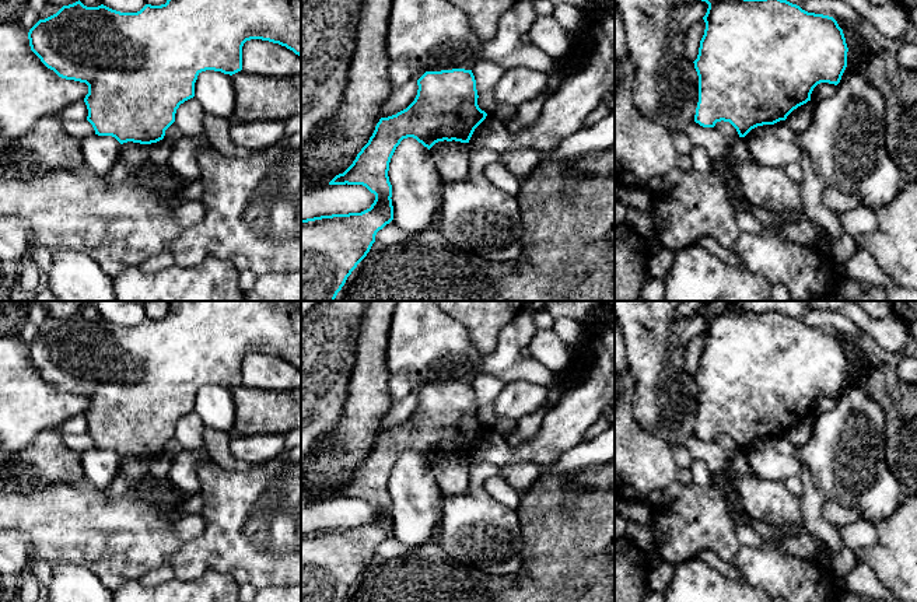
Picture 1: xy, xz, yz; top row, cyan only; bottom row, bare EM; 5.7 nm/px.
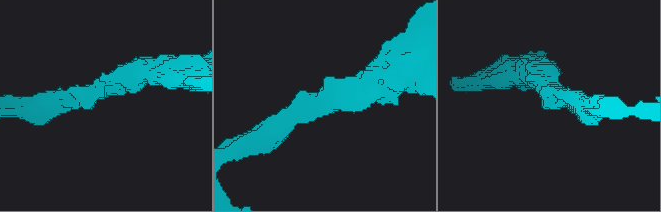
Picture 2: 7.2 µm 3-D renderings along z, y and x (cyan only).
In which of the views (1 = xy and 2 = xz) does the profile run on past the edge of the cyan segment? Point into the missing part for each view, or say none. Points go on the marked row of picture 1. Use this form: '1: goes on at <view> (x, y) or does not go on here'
1: does not go on here
2: does not go on here

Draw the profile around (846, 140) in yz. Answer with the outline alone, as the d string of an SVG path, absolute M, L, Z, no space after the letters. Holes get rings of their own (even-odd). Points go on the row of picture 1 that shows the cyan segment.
M865 63L847 66L836 87L830 98L813 104L809 127L795 134L792 141L809 155L816 176L826 186L854 195L862 206L876 210L889 204L906 185L886 148L885 98L869 84Z

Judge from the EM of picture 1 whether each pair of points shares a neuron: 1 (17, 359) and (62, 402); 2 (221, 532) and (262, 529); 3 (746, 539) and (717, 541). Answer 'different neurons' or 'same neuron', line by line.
1: same neuron
2: same neuron
3: different neurons

